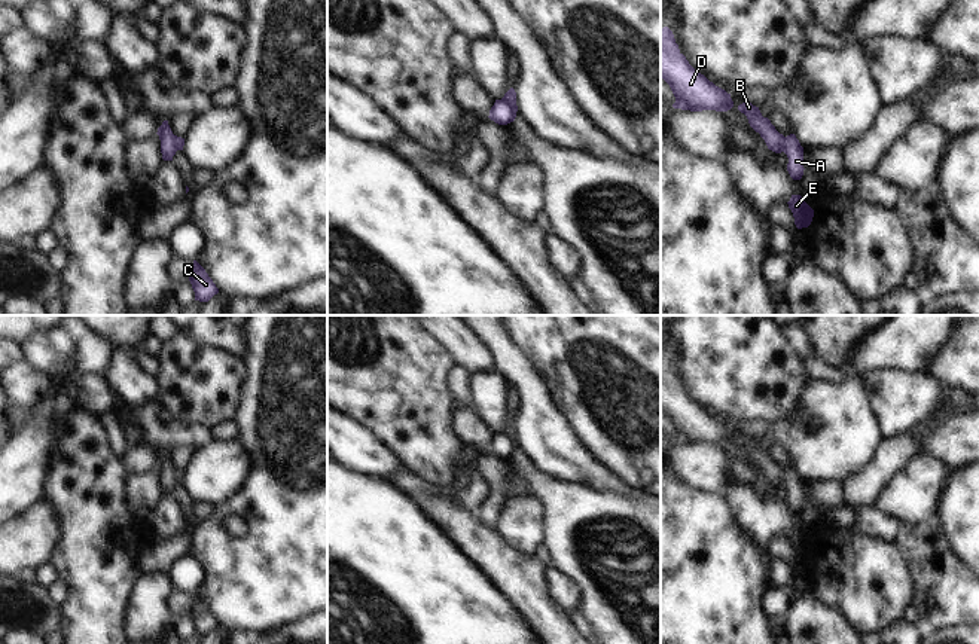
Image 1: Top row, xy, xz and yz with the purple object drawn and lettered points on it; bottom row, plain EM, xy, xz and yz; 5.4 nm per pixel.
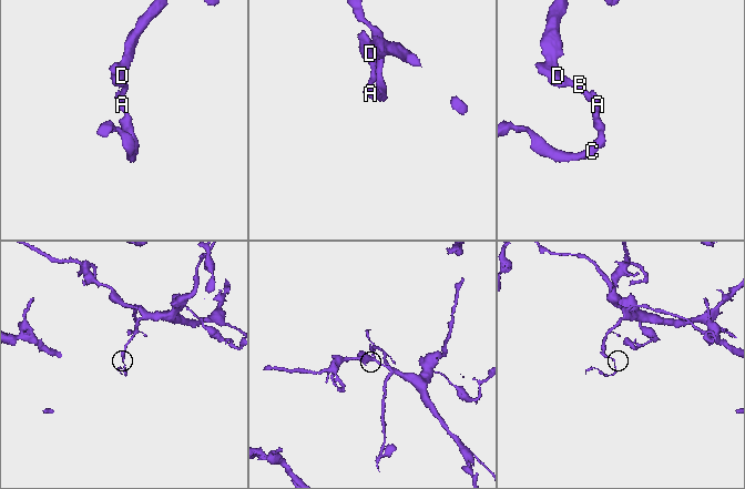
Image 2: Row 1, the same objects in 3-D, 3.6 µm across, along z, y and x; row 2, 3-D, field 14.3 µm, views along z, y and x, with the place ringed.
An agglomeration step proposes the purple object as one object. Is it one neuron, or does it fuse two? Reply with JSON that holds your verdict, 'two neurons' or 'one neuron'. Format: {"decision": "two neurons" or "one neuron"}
{"decision": "two neurons"}

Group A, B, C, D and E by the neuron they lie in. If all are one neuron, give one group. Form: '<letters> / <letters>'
A C E / B D

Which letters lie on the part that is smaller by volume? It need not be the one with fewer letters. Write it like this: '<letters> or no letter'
A, C, E

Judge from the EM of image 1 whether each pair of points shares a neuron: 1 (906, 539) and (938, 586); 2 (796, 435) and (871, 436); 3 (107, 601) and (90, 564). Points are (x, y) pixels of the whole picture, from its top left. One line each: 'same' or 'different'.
1: same
2: same
3: same

